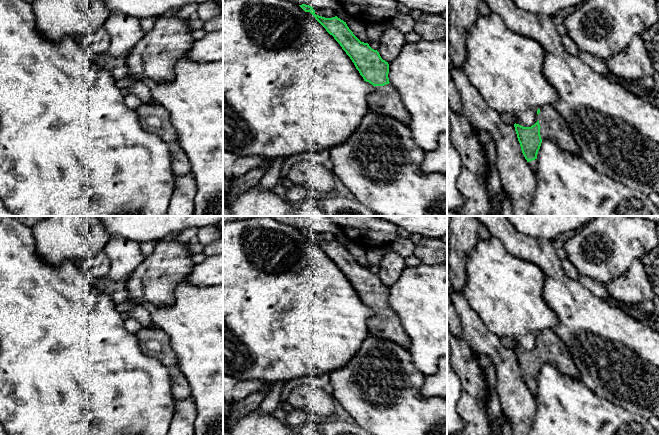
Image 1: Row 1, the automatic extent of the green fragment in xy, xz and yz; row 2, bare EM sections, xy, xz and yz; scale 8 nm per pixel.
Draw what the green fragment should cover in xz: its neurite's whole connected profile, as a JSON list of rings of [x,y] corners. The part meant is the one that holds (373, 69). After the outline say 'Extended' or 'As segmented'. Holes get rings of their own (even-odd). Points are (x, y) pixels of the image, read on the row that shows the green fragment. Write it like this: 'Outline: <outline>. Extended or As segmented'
Outline: [[[309,5],[299,6],[305,12],[310,12],[334,37],[350,57],[364,81],[375,87],[375,91],[369,96],[370,111],[387,115],[408,126],[410,115],[400,100],[399,92],[389,82],[389,64],[381,58],[379,52],[372,49],[368,43],[361,42],[346,22],[337,16],[325,18],[316,15],[313,7]]]. Extended

